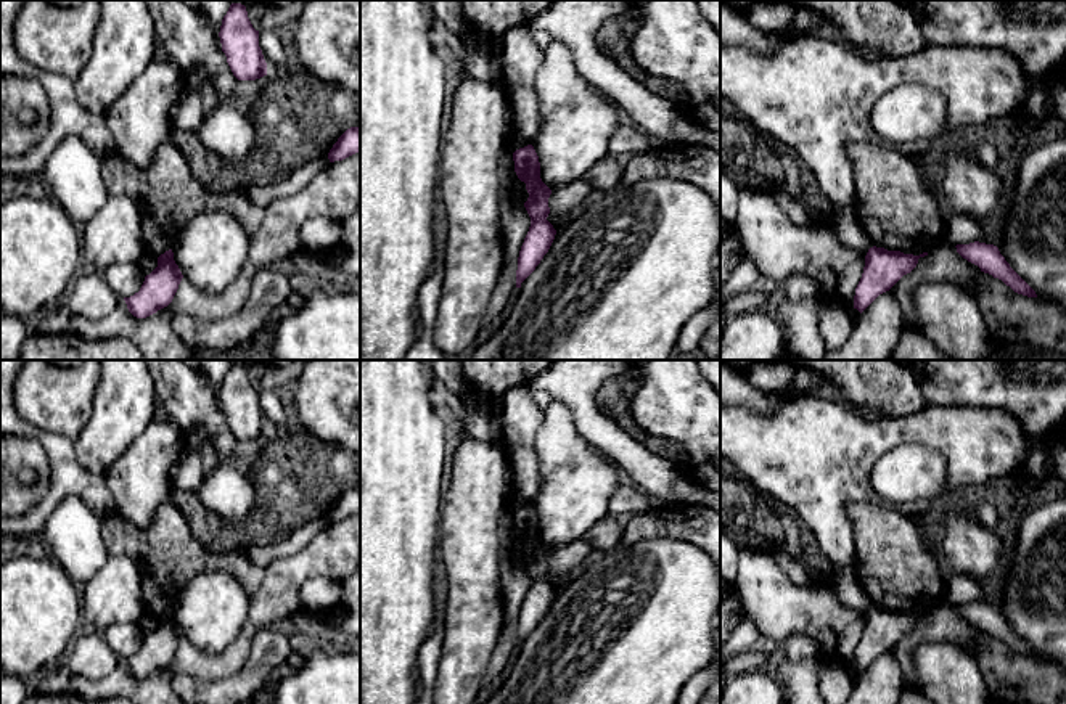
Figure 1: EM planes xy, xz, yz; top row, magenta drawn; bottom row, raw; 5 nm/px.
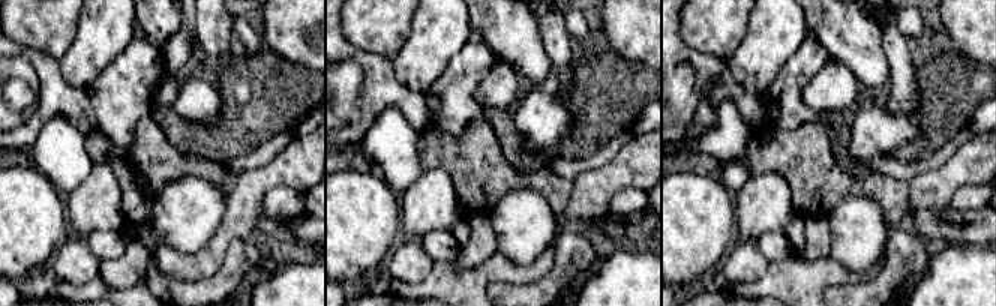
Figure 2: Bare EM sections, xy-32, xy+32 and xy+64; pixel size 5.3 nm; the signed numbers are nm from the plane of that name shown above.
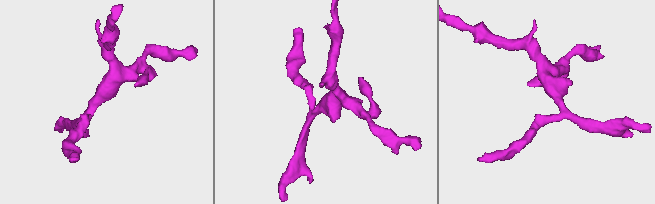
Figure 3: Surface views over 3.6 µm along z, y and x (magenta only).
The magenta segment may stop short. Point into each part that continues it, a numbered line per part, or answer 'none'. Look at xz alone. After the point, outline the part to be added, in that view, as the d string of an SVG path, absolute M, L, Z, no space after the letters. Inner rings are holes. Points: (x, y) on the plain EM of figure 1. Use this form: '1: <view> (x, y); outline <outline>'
none

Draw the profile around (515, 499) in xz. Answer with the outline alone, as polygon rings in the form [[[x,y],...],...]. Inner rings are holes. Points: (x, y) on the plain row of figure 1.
[[[510,476],[510,484],[508,484],[508,500],[506,501],[510,503],[513,511],[524,508],[524,506],[532,503],[521,495],[518,484],[511,479],[511,476]]]

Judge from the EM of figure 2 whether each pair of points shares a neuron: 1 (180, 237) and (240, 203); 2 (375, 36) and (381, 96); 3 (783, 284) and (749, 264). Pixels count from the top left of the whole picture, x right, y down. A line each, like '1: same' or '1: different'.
1: different
2: different
3: different

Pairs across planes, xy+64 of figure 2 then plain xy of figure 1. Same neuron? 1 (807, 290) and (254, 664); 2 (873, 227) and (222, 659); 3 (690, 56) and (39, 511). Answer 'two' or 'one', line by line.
1: two
2: two
3: one

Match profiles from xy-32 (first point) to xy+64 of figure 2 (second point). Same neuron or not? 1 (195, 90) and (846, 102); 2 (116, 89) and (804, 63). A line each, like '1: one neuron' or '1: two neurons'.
1: two neurons
2: one neuron

